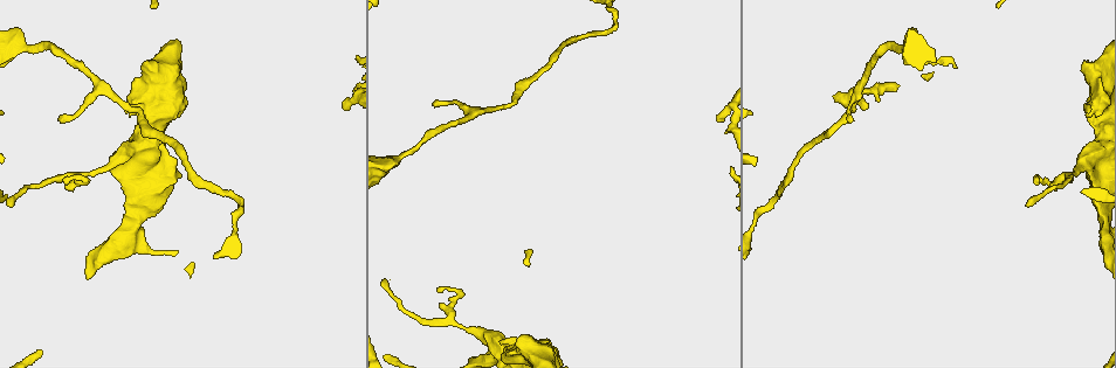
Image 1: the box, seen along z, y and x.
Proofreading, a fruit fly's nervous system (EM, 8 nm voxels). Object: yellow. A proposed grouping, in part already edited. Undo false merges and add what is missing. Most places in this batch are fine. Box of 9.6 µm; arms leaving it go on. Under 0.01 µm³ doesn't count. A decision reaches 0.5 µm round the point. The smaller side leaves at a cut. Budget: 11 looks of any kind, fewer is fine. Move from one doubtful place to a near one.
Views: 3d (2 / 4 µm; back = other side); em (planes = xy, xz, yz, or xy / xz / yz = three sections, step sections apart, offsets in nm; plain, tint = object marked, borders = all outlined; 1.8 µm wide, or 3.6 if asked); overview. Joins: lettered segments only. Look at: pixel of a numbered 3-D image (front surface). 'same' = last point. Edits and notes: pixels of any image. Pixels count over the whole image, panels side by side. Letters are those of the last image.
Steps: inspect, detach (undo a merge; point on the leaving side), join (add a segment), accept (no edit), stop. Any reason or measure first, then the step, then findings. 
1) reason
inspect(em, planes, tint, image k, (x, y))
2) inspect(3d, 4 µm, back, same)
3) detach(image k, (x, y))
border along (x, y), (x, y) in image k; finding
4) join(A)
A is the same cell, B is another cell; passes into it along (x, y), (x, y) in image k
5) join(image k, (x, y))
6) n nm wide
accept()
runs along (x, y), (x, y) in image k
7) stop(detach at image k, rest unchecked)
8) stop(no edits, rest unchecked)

sudden change in width
inspect(em, 3.6 µm, xz, step 4, tint, image 1, (15, 46))

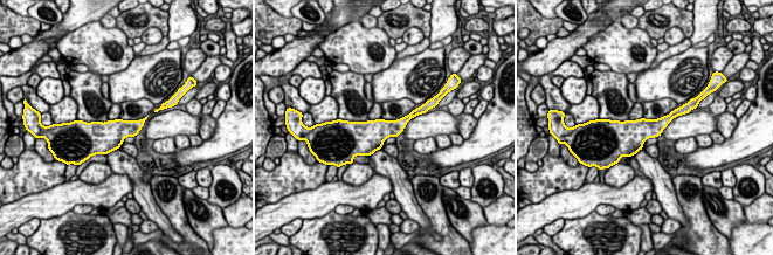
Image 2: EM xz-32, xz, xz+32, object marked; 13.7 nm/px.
cut it another way
inspect(em, 3.6 µm, yz, step 4, borders, same)

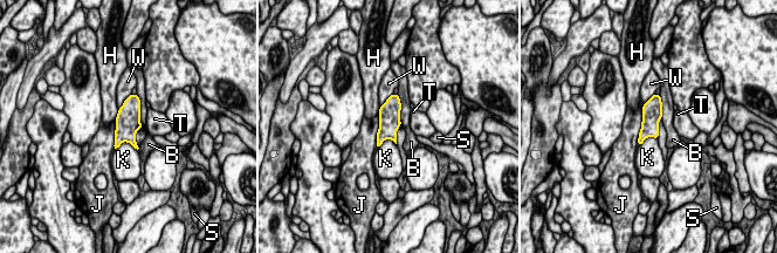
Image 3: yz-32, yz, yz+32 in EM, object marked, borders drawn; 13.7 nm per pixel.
accept()
B, H, J, K, S, T and W are other cells; one cell here

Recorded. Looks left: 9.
inspect(em, planes, borders, image 1, (436, 106))

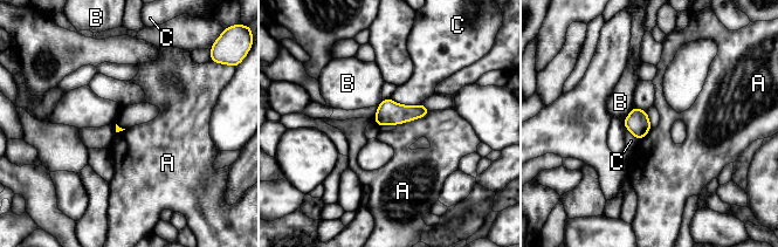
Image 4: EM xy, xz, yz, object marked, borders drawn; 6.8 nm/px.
accept()
A, B and C are other cells; no lettered segment goes on from it

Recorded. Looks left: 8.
tapers out
inspect(em, planes, borders, image 1, (439, 291))

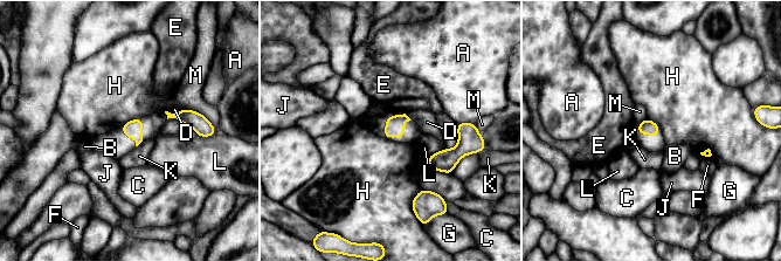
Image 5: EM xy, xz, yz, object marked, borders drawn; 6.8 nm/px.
accept()
A, B, C, D, E, F, G, H, J, K, L and M are other cells; border along (422, 189), (412, 200), (412, 210) in image 5; none of them fits

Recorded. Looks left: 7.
free end
inspect(3d, 2 µm, image 1, (343, 106))

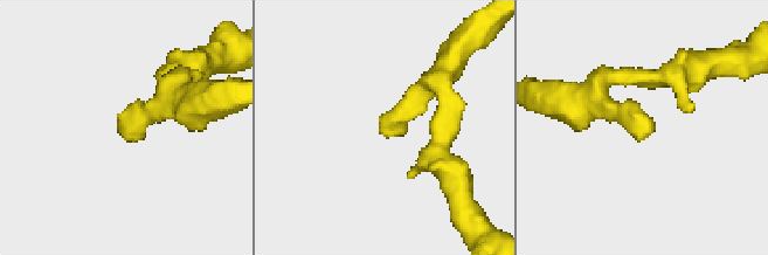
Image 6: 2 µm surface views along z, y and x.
inspect(em, planes, borders, image 6, (120, 129))

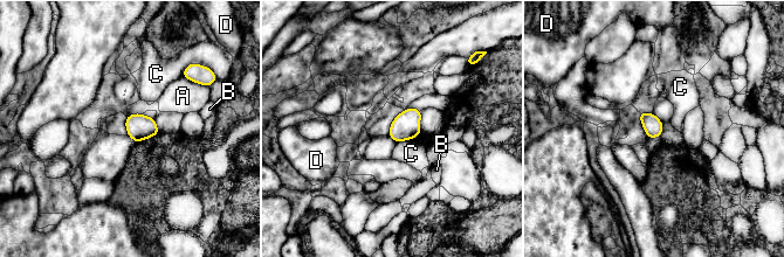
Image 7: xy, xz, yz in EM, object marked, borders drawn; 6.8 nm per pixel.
accept()
A, B, C and D are other cells; border along (184, 70), (181, 76) in image 7; no lettered segment goes on from it

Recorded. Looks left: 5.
stop(no edits, rest unchecked)

